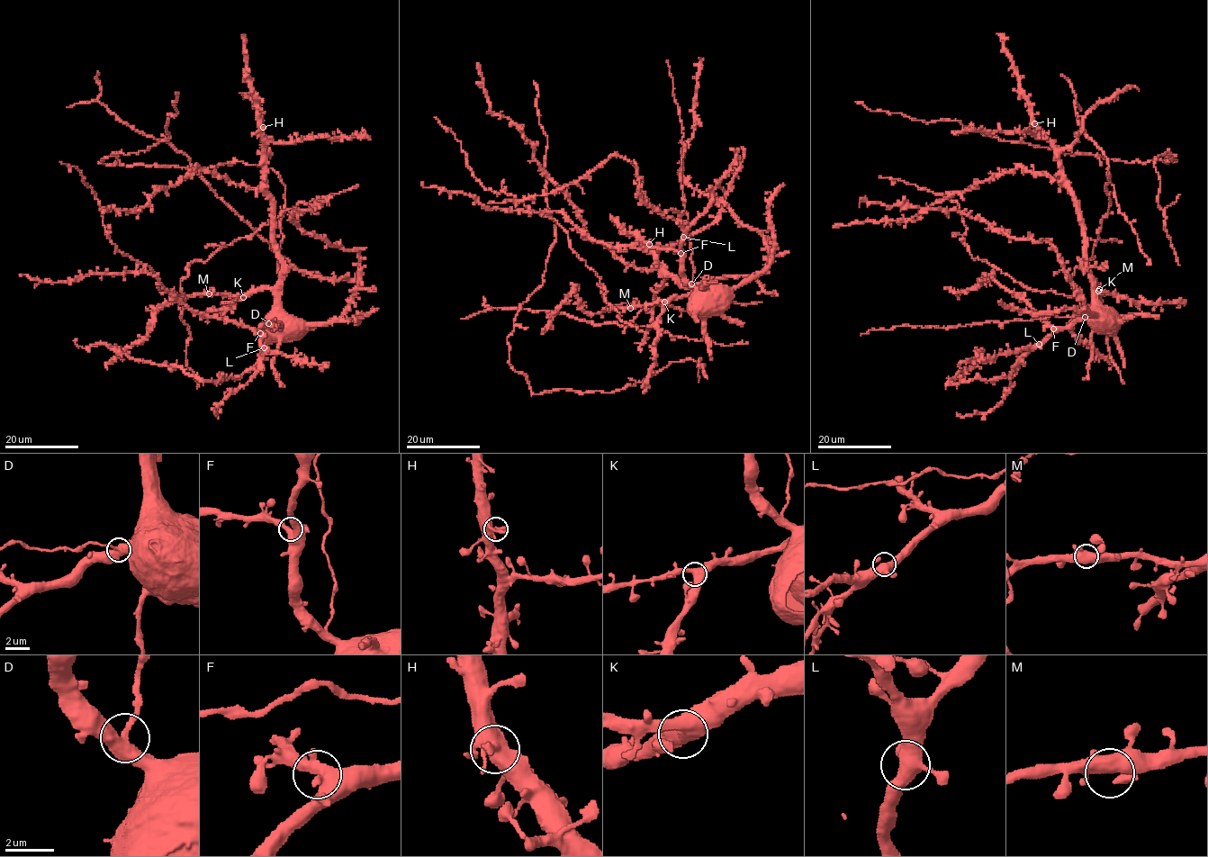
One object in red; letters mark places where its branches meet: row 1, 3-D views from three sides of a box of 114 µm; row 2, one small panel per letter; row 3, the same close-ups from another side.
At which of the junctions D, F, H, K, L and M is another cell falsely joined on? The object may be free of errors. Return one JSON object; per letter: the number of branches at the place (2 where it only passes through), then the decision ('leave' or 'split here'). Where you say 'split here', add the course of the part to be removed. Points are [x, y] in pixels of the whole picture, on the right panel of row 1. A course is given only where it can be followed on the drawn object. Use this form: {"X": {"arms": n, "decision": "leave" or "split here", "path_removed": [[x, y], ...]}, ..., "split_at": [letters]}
{"D": {"arms": 3, "decision": "split here", "path_removed": [[1085, 317], [1050, 314], [1042, 319], [942, 328], [906, 325], [869, 329], [860, 335]]}, "F": {"arms": 3, "decision": "leave"}, "H": {"arms": 3, "decision": "leave"}, "K": {"arms": 3, "decision": "leave"}, "L": {"arms": 3, "decision": "leave"}, "M": {"arms": 3, "decision": "leave"}, "split_at": ["D"]}

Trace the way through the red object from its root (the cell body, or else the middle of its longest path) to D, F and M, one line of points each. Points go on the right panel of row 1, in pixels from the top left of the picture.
D: (1101, 321), (1101, 316), (1085, 317)
F: (1101, 321), (1101, 316), (1083, 317), (1066, 327), (1053, 329)
M: (1101, 321), (1101, 316), (1096, 312), (1094, 282), (1096, 290), (1099, 289)

